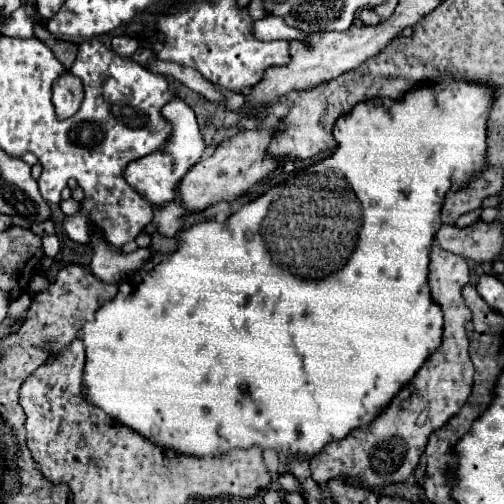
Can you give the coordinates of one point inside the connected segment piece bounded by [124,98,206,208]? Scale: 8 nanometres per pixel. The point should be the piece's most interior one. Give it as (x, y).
(156, 177)

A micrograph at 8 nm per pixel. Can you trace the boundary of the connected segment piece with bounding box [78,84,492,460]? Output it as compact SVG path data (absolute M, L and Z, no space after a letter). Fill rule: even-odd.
M440 84L440 88L408 92L404 100L368 100L356 104L350 116L336 122L334 132L338 146L330 158L298 174L292 184L272 186L260 198L244 204L226 222L206 220L182 230L178 234L176 252L150 256L138 272L120 284L116 298L104 304L104 308L96 312L96 318L78 332L78 338L84 340L86 346L84 382L88 384L88 402L122 424L128 424L146 440L190 456L224 454L234 448L260 446L262 450L272 448L296 456L298 460L310 460L324 444L344 438L360 424L368 424L412 378L412 372L440 346L442 312L428 296L428 252L434 234L442 226L440 208L446 192L466 186L486 164L488 104L492 104L488 88L476 88L476 84ZM242 382L248 384L248 394L240 390Z

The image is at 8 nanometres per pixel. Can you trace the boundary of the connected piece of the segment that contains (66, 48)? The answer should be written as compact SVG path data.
M36 24L36 26L34 26L34 36L36 36L38 40L42 40L66 68L72 66L74 56L76 56L76 50L78 50L78 46L76 46L74 42L58 40L58 38L52 36L52 34L46 30L46 26L42 26L42 24Z

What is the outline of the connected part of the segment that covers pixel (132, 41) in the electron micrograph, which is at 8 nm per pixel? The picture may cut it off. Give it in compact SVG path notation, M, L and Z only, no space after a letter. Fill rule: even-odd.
M116 36L112 38L110 46L118 56L132 56L138 50L138 40L130 36Z

